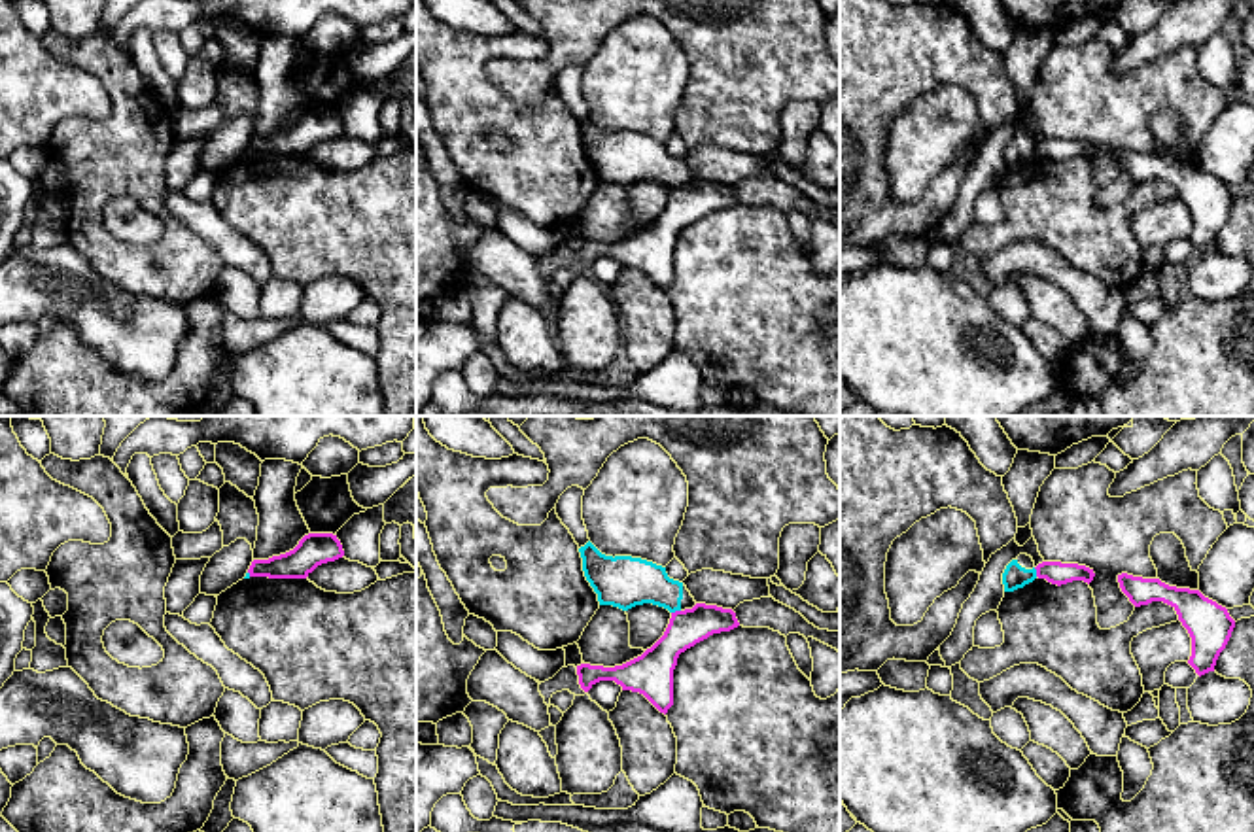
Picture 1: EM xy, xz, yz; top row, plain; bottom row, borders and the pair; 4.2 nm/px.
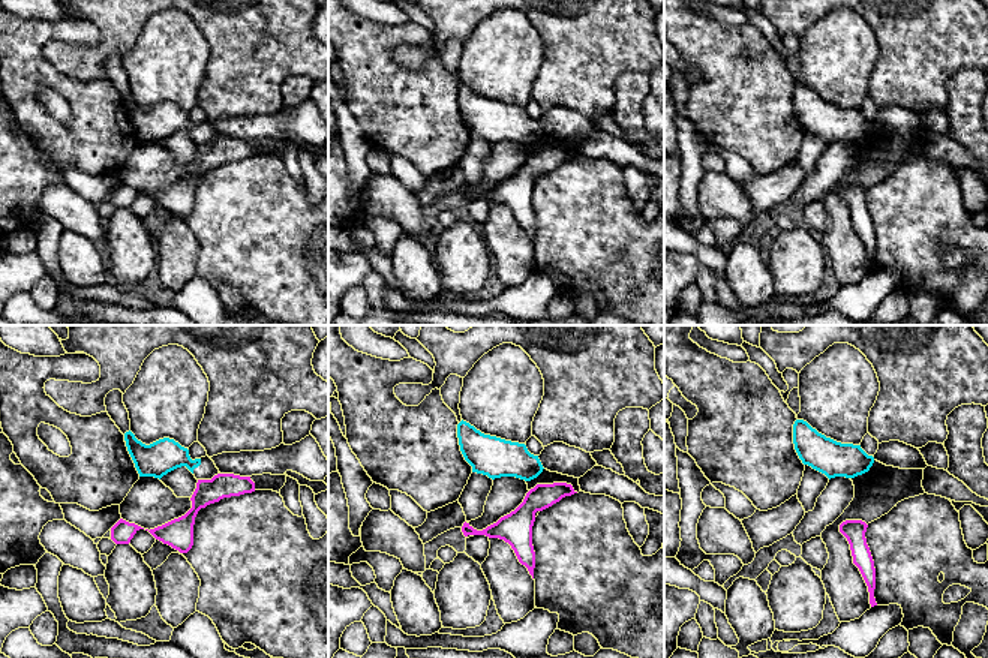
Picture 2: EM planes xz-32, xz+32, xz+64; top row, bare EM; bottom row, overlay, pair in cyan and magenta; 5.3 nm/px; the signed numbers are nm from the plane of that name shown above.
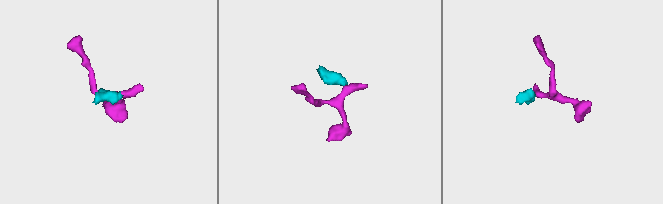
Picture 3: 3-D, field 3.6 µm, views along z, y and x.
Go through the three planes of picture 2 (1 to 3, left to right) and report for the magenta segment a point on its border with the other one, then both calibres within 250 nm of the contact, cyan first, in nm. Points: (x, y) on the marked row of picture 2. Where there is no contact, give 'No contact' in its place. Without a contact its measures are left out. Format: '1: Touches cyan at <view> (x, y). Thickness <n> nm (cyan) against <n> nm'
1: No contact
2: No contact
3: No contact

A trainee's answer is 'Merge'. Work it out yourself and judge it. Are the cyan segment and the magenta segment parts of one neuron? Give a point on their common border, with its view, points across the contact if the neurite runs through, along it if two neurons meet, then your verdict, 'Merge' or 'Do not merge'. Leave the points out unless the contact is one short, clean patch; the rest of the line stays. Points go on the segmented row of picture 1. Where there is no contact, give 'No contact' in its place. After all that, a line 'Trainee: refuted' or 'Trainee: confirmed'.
Touches cyan at xz (676, 609). Boundary: xz (679, 609), (672, 613). Do not merge
Trainee: refuted

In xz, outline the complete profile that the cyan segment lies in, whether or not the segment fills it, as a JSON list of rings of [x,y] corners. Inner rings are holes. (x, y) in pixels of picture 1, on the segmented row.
[[[590,541],[579,552],[584,577],[598,594],[600,605],[628,611],[653,603],[670,613],[696,605],[687,586],[670,579],[662,565],[632,556],[605,556]]]

